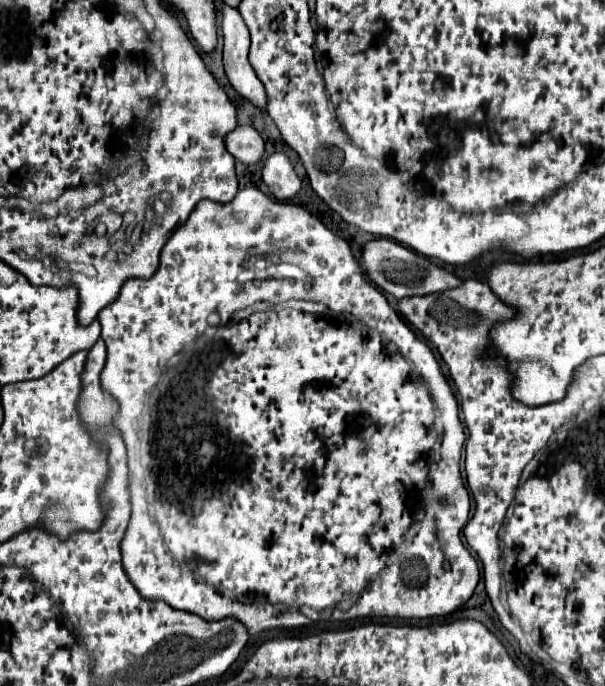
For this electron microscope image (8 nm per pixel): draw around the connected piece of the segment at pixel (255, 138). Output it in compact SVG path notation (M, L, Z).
M237 126L225 138L229 154L233 154L239 162L251 166L257 164L265 152L265 142L253 126Z

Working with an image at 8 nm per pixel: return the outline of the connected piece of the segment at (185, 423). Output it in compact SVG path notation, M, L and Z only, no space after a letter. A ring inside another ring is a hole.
M243 188L243 190L239 190L237 196L235 196L231 202L227 202L227 204L219 204L219 202L211 202L211 200L201 200L201 202L193 208L189 220L187 220L183 226L179 226L179 228L173 232L173 236L169 238L169 242L165 244L165 248L163 248L163 252L161 252L161 268L157 268L157 272L155 272L149 280L139 280L139 278L127 280L125 286L123 286L123 290L121 290L121 294L119 294L119 298L117 298L113 304L109 304L107 308L103 308L103 310L99 312L97 318L99 318L99 324L101 324L101 338L103 338L105 344L107 344L107 364L105 364L103 372L101 372L101 388L103 388L107 394L111 394L111 396L117 400L117 404L119 404L119 410L117 410L117 416L115 416L113 422L117 424L117 430L121 432L121 436L127 447L128 456L128 489L131 501L131 518L129 520L129 526L127 526L127 532L125 532L125 536L123 536L123 540L121 540L123 568L125 568L125 572L127 572L131 584L139 590L139 594L141 594L145 600L151 600L151 602L161 600L161 602L169 604L171 608L177 608L177 610L185 610L185 612L197 614L197 616L201 616L201 618L207 620L207 622L223 620L223 618L233 618L233 620L241 622L241 624L247 628L247 632L249 632L251 636L255 636L255 634L259 634L261 630L269 630L269 628L299 628L299 626L309 624L311 620L301 612L303 606L309 606L309 608L315 610L315 612L327 610L327 614L331 614L331 620L351 620L351 618L367 618L367 616L431 618L431 616L445 616L445 614L451 614L451 612L455 612L461 604L465 604L465 602L471 598L471 594L473 594L473 590L475 590L475 586L477 586L477 582L479 582L479 566L477 566L475 558L469 554L469 550L465 548L463 538L461 538L461 530L465 528L465 524L467 524L467 520L469 520L471 496L469 496L469 490L464 486L460 472L461 452L467 437L465 436L463 425L459 419L459 405L457 399L451 390L451 386L449 386L449 382L447 382L447 378L443 376L441 366L439 366L437 358L433 356L431 348L429 348L425 342L421 342L421 340L417 338L417 334L413 332L413 328L409 328L409 326L401 320L401 316L391 308L391 304L387 302L387 298L373 286L373 282L369 284L367 276L363 274L359 262L355 260L355 256L353 256L353 252L351 252L351 248L349 248L349 244L347 244L343 238L337 238L331 230L327 230L327 228L323 226L323 222L317 220L313 214L309 214L305 208L301 208L301 206L297 206L297 204L289 204L289 202L277 202L277 200L265 196L265 194L263 194L261 190L257 190L257 188ZM253 256L279 256L281 260L285 260L285 262L297 266L299 270L303 270L305 280L303 280L303 278L295 278L295 280L293 280L293 294L291 294L291 300L280 302L276 305L262 301L249 306L249 300L247 300L245 296L239 296L239 294L243 292L243 284L237 284L237 276L245 270L247 262L249 262ZM211 314L219 314L219 318L221 318L223 322L219 322L219 324L215 326L215 328L217 328L215 338L213 338L213 340L205 340L205 336L201 336L201 334L203 334L205 328L209 326L209 316L211 316ZM435 414L438 422L441 422L441 426L443 426L441 446L439 446L439 448L433 448L433 446L437 444L437 438L439 438L439 436L437 436L437 430L435 430ZM413 521L417 526L415 526L415 534L413 534L413 538L411 538L411 536L409 536L409 530L411 530L411 526L413 526ZM165 546L167 546L167 550L171 552L173 560L171 560L169 552L165 552ZM341 602L345 602L347 608L341 608L341 606L339 606Z

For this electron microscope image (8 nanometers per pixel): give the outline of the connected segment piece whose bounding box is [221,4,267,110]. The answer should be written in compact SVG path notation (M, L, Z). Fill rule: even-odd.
M223 4L223 66L225 76L231 84L231 88L249 100L253 106L265 110L267 108L267 96L261 80L255 76L247 54L249 54L249 30L239 14L239 10L229 8Z

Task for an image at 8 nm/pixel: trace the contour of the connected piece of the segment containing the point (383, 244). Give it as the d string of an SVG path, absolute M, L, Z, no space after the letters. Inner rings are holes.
M387 238L371 240L363 248L363 268L365 268L367 276L383 292L395 296L397 300L409 298L409 296L427 296L427 294L433 294L433 292L443 292L443 290L461 286L461 280L455 274L439 268L437 264L427 260L425 256L421 256L413 250L407 250L405 246L395 244L393 240L387 240Z

